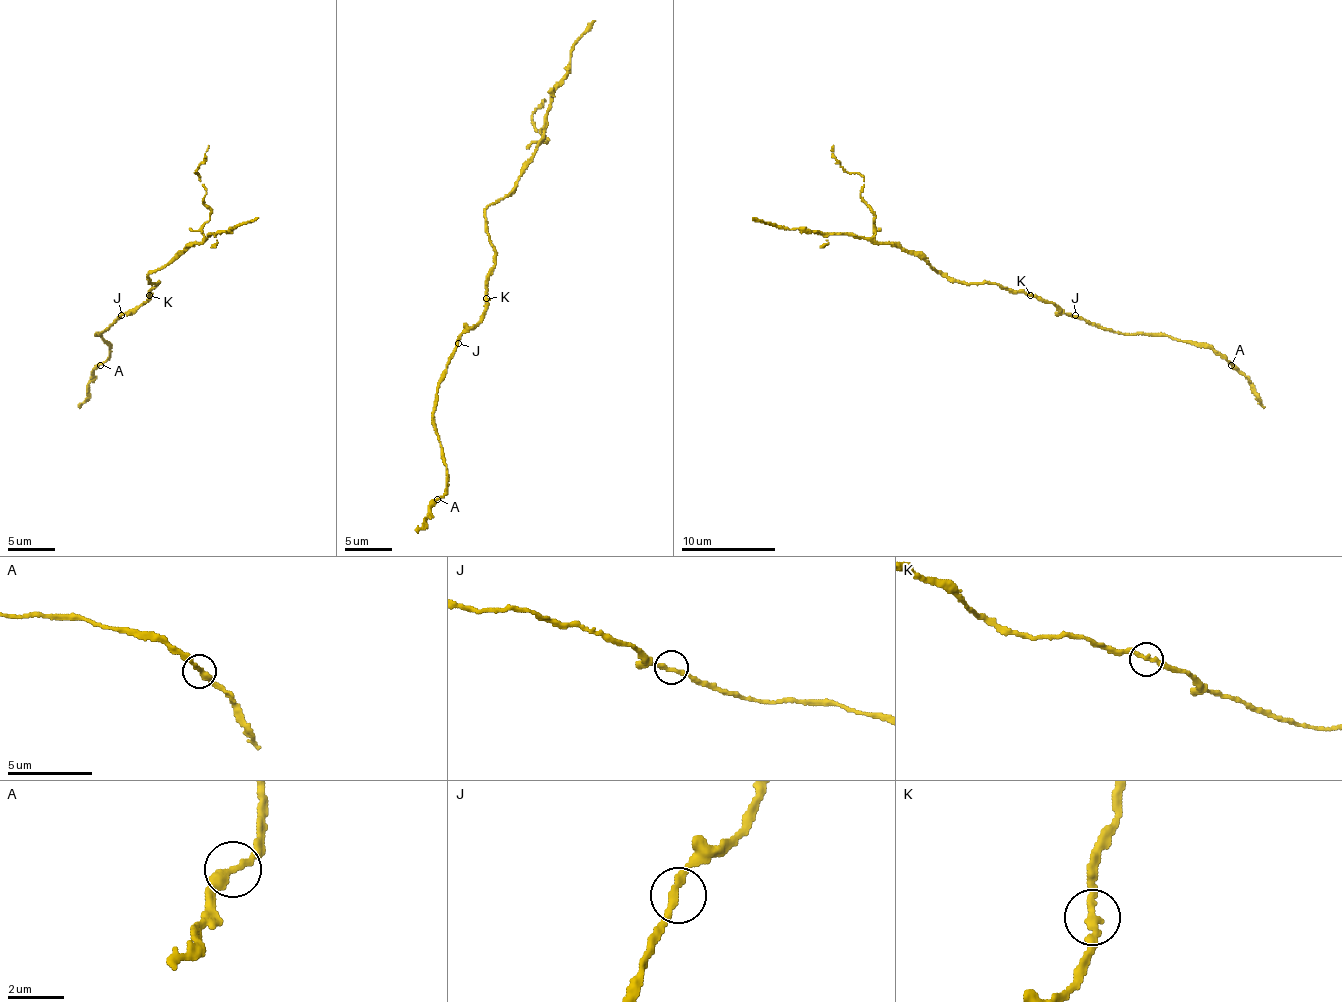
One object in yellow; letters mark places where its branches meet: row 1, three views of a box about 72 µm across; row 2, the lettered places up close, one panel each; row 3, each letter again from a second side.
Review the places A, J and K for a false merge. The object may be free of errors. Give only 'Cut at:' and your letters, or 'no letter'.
Cut at: no letter

